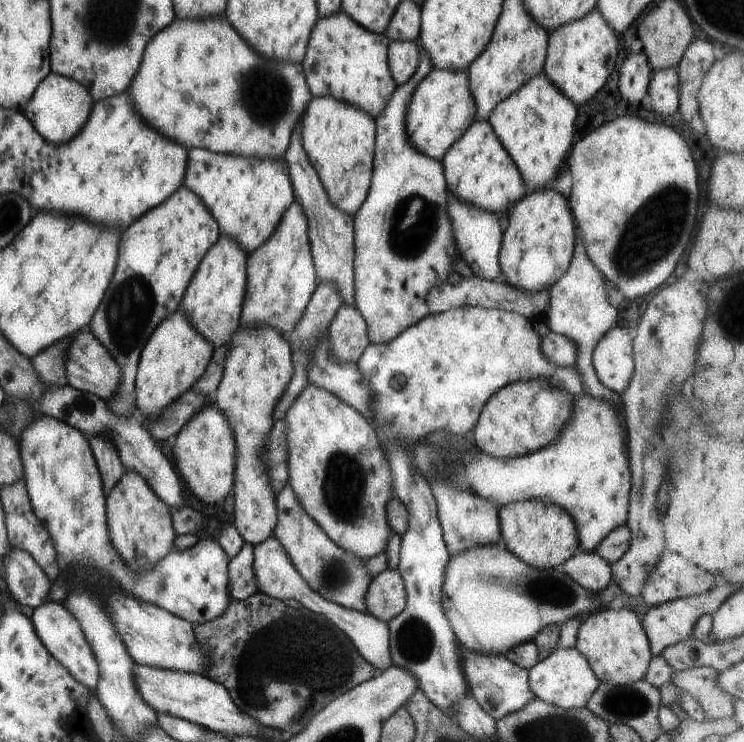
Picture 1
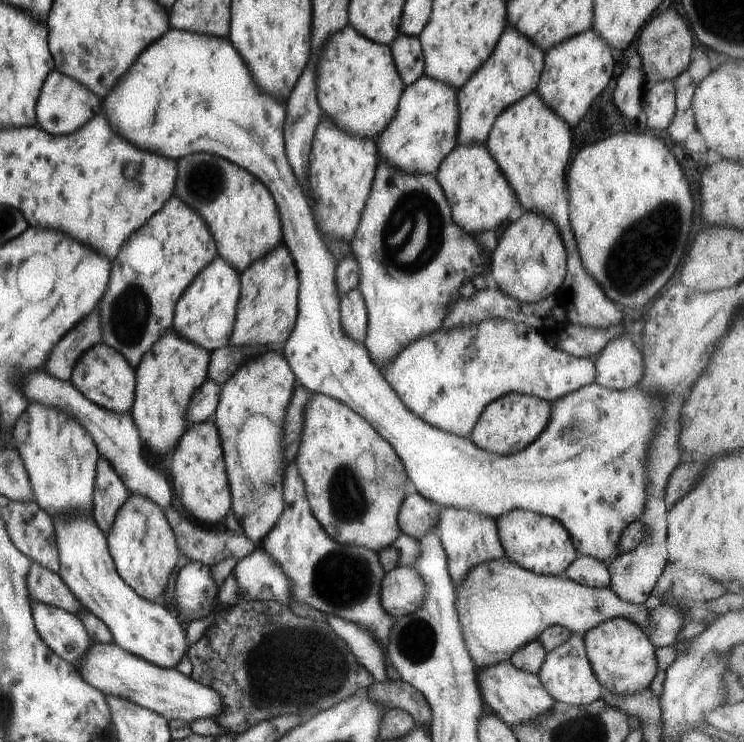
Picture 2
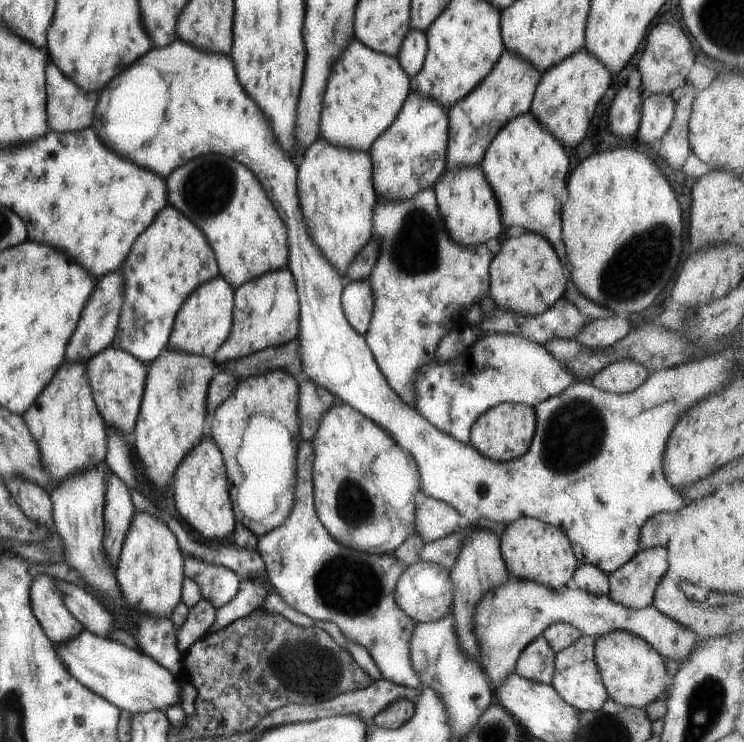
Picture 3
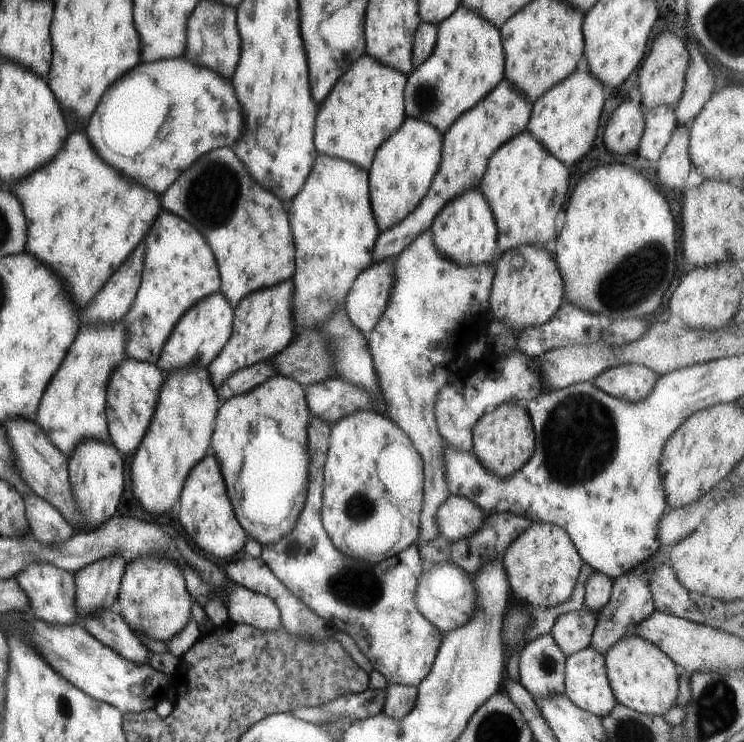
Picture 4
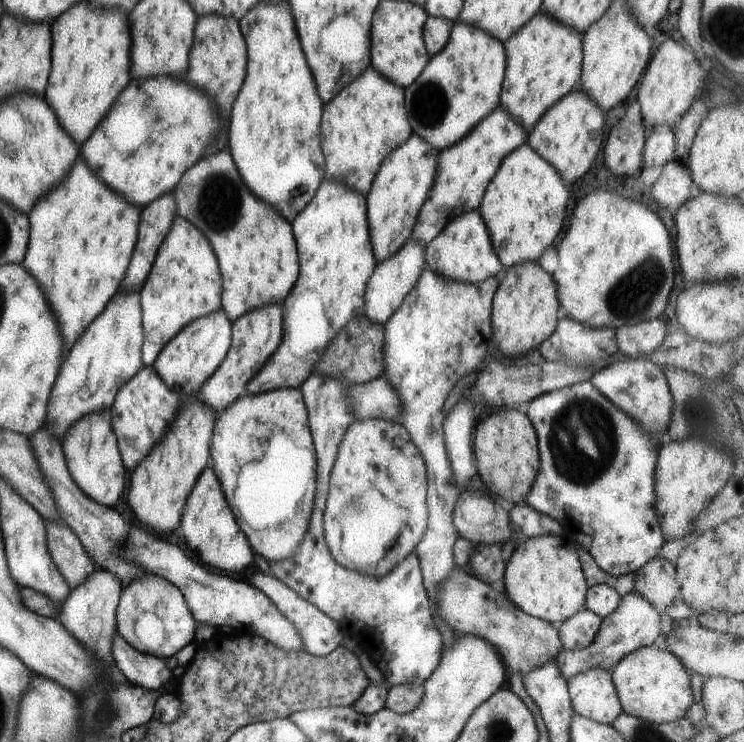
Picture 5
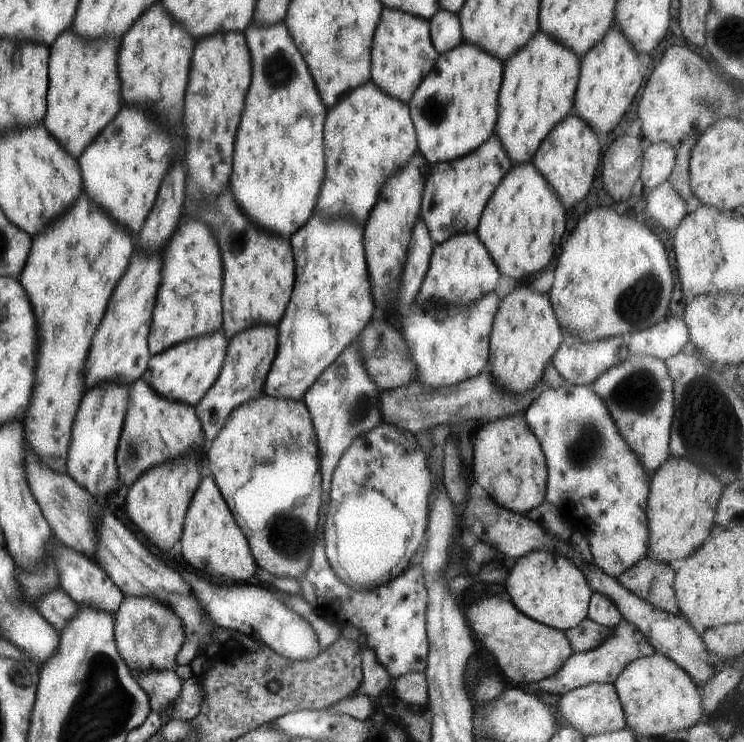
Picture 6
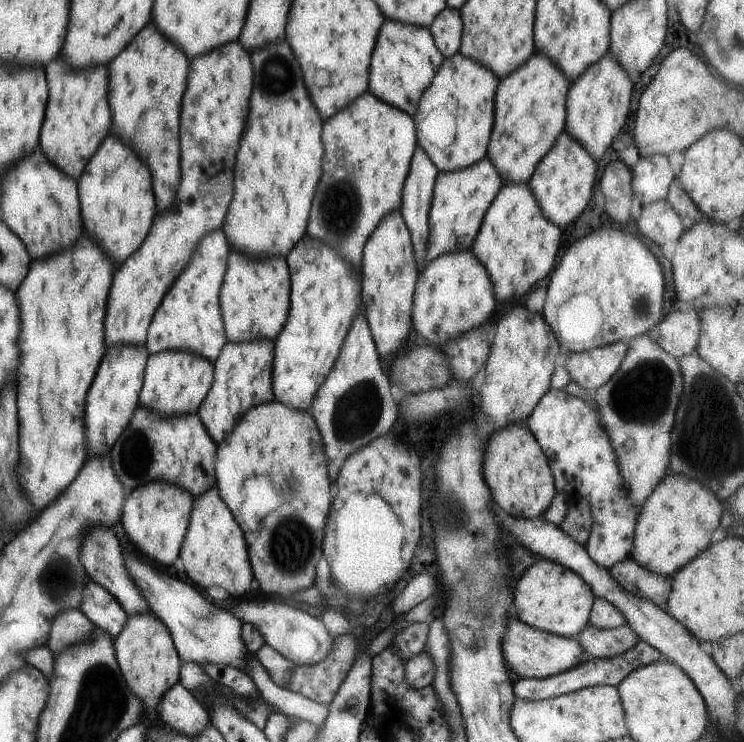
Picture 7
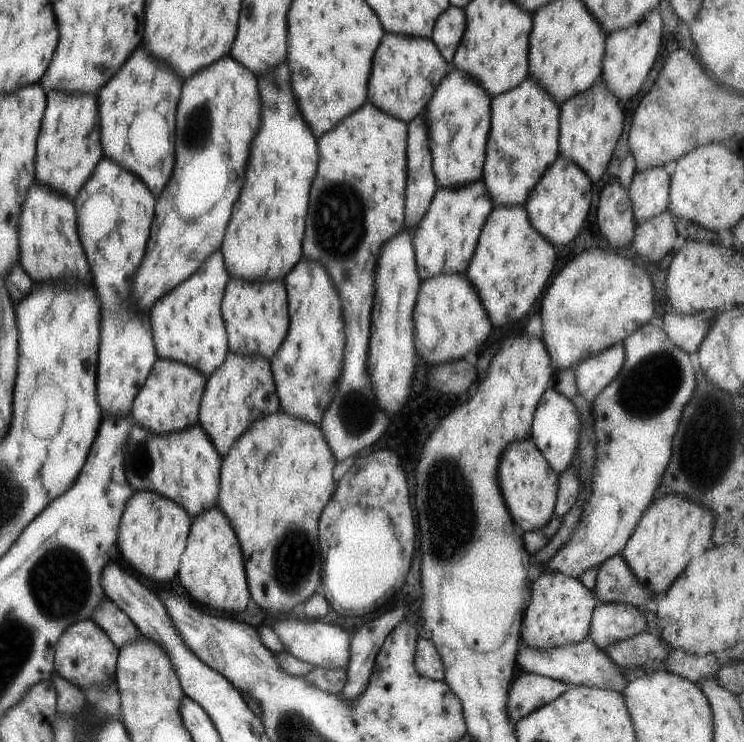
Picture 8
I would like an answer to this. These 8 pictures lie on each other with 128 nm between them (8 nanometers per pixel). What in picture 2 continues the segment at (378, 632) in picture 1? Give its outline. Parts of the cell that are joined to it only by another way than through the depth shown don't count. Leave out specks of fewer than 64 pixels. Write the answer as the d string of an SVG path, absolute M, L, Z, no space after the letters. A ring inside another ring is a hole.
M258 544L255 551L235 563L232 574L238 590L237 605L249 601L275 601L285 605L291 600L289 579ZM325 615L333 632L346 642L357 662L371 674L375 681L386 679L385 652L377 640L352 622L333 615Z

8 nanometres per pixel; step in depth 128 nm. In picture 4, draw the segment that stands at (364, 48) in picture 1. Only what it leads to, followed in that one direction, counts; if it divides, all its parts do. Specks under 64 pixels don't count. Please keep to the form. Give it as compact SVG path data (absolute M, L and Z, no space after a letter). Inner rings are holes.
M368 54L357 58L347 72L341 73L317 110L313 140L316 151L353 163L368 172L377 147L401 126L406 117L406 76L375 61Z

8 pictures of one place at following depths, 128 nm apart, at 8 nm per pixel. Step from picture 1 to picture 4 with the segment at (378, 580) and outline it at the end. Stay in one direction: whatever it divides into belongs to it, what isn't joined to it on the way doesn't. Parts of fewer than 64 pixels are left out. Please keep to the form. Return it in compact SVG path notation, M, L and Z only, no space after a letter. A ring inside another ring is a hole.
M453 561L434 562L421 571L417 579L414 599L417 610L430 622L441 634L449 632L470 619L476 600L472 578Z

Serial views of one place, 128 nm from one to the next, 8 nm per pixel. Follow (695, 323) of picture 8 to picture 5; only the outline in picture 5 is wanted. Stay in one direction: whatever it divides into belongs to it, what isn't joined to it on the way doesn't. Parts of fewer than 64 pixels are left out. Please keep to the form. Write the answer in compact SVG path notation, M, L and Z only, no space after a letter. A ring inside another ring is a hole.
M658 319L617 327L616 339L619 352L631 359L638 355L648 355L661 344L674 327Z

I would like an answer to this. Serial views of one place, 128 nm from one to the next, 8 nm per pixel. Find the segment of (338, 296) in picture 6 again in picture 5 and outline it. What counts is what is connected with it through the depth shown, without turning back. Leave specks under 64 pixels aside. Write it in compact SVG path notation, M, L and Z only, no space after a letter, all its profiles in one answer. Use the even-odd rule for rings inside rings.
M325 178L311 202L293 218L291 228L297 244L299 274L282 302L281 342L248 382L246 394L299 388L336 334L353 317L363 315L362 294L376 265L367 223L365 196Z

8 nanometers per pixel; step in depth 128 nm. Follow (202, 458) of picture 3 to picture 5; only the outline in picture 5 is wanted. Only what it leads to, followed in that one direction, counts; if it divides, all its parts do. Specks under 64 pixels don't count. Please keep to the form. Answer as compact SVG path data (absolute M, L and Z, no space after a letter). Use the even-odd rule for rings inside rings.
M210 466L205 467L196 478L185 501L179 528L183 532L185 544L193 554L199 556L197 560L203 566L219 568L223 572L241 572L254 562L255 554L245 538L244 531L237 526L221 485Z

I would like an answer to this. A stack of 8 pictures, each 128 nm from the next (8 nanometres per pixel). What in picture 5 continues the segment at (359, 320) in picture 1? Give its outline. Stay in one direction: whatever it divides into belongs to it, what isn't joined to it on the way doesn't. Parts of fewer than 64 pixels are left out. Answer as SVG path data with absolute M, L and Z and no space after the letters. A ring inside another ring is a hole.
M407 239L403 246L391 257L377 263L372 270L371 276L365 283L362 294L363 316L370 321L383 325L384 322L399 308L404 298L416 285L421 269L424 265L424 248L426 243Z

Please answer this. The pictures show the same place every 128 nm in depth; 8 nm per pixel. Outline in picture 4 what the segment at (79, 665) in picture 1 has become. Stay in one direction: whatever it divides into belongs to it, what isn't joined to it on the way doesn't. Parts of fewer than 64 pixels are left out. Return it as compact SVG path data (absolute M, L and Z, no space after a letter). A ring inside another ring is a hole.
M31 561L13 578L27 595L30 614L33 614L35 618L54 625L77 624L77 616L74 613L75 585L72 573L43 561Z

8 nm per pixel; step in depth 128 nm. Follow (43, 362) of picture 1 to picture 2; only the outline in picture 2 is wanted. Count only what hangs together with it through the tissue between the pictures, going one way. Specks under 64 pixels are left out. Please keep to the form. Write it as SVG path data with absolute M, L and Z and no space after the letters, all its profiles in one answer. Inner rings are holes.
M96 306L85 320L77 322L77 326L61 338L61 342L56 342L57 346L53 346L49 354L49 362L45 362L45 373L60 381L69 381L73 365L81 354L101 343L100 314Z

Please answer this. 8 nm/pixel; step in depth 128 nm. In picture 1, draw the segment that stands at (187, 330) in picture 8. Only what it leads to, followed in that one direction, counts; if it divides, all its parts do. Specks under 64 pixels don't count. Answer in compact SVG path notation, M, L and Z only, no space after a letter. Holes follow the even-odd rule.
M177 188L165 202L161 202L157 208L145 212L137 222L127 226L125 232L121 234L115 272L87 326L87 330L109 351L120 366L121 380L116 394L105 401L116 415L135 412L134 376L141 349L157 323L178 309L189 279L193 276L199 261L219 238L219 235L218 224L213 220L213 216L205 210L201 200L185 188Z

